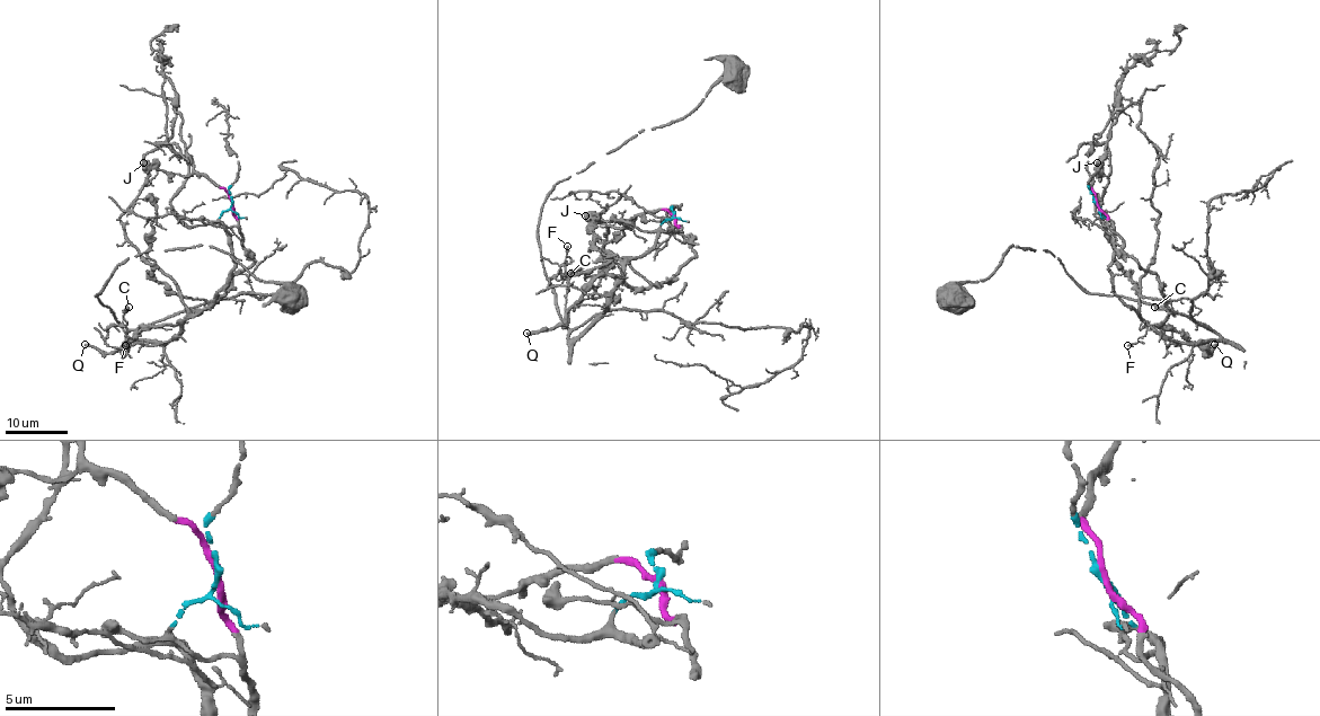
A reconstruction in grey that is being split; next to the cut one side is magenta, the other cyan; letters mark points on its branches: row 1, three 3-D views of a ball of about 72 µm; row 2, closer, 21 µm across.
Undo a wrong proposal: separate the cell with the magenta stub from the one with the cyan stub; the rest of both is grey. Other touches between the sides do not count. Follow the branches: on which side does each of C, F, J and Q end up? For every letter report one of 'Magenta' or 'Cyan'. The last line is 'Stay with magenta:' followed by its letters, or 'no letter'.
C: Cyan
F: Cyan
J: Magenta
Q: Magenta
Stay with magenta: J, Q

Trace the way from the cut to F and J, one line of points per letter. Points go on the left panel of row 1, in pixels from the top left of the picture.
F: (232, 204), (218, 220), (233, 264), (212, 305), (165, 343), (112, 347), (112, 326), (125, 346)
J: (232, 203), (223, 188), (204, 176), (165, 173), (143, 162)

